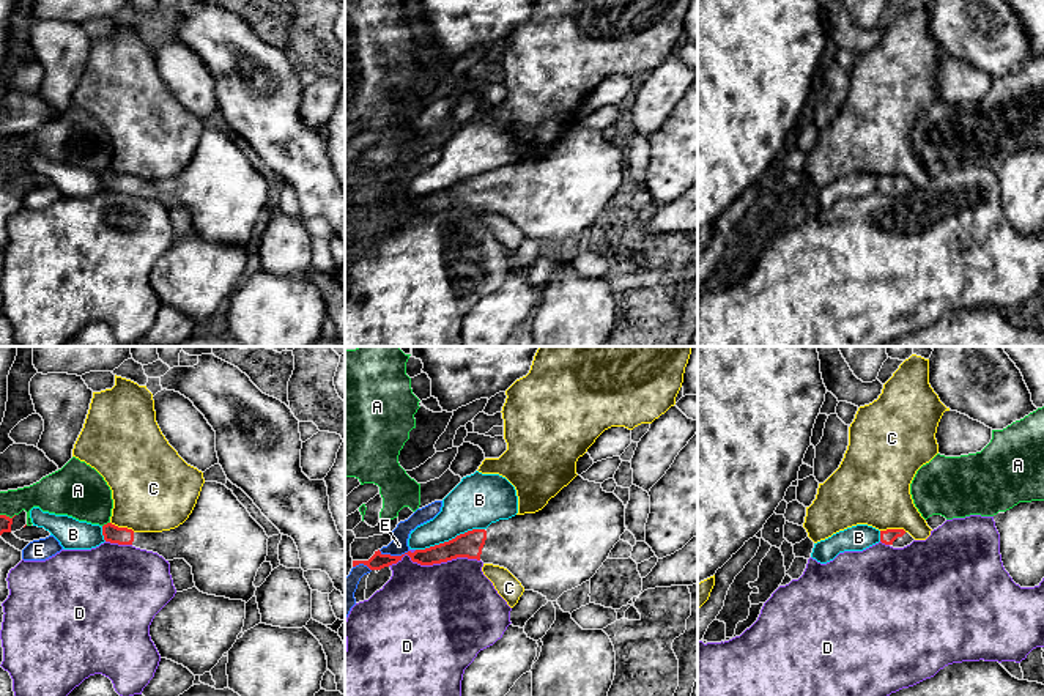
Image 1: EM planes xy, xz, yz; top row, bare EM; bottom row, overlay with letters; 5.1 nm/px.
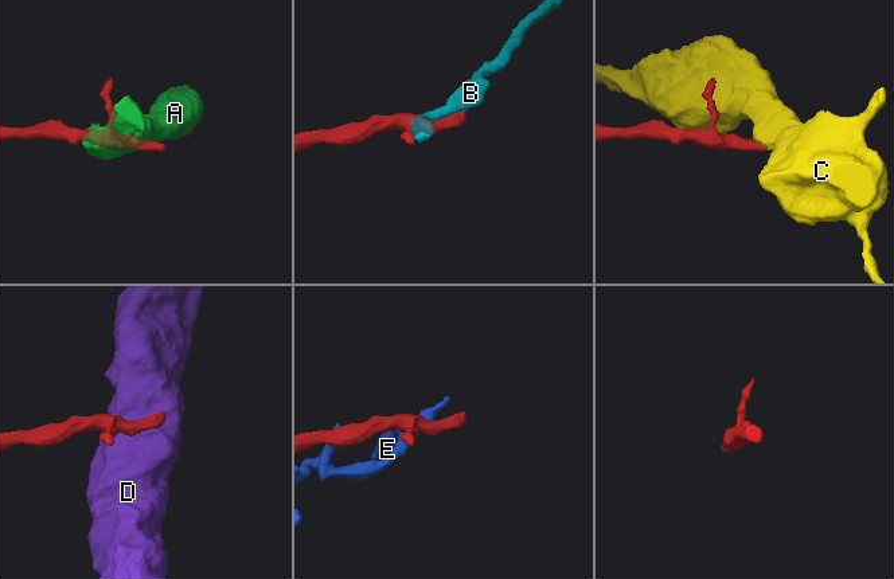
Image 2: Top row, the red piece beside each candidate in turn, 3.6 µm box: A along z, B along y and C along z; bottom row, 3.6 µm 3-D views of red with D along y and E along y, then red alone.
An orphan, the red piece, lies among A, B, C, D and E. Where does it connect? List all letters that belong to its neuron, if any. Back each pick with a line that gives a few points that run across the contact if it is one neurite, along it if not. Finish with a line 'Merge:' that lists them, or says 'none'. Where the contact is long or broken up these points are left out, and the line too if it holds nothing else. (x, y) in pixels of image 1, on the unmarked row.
Merge: none

